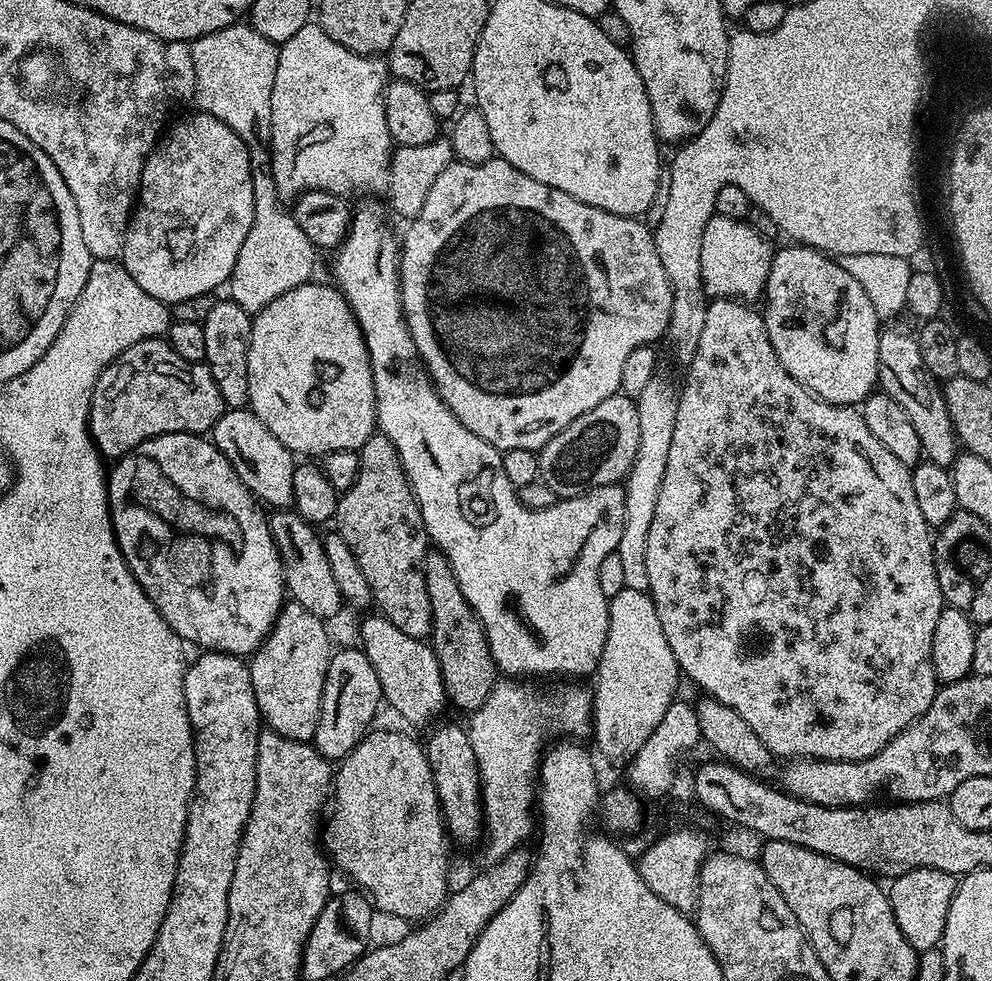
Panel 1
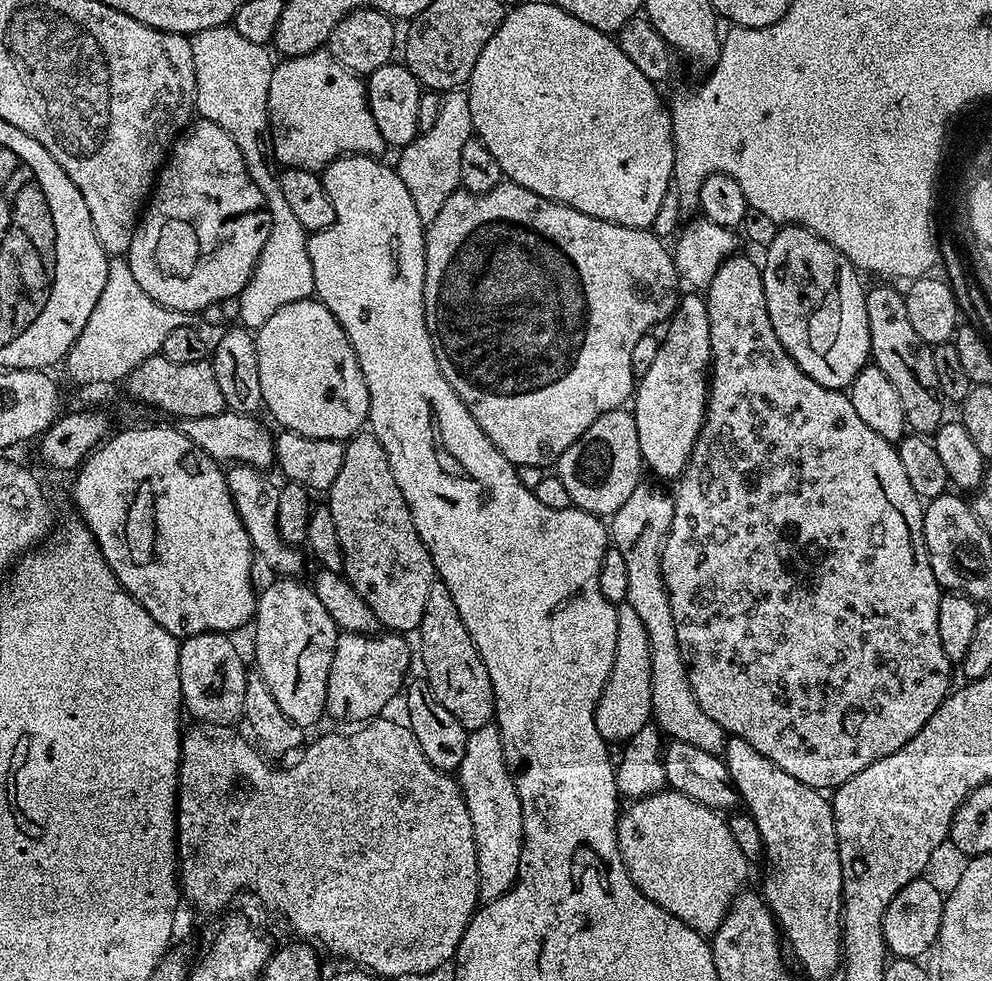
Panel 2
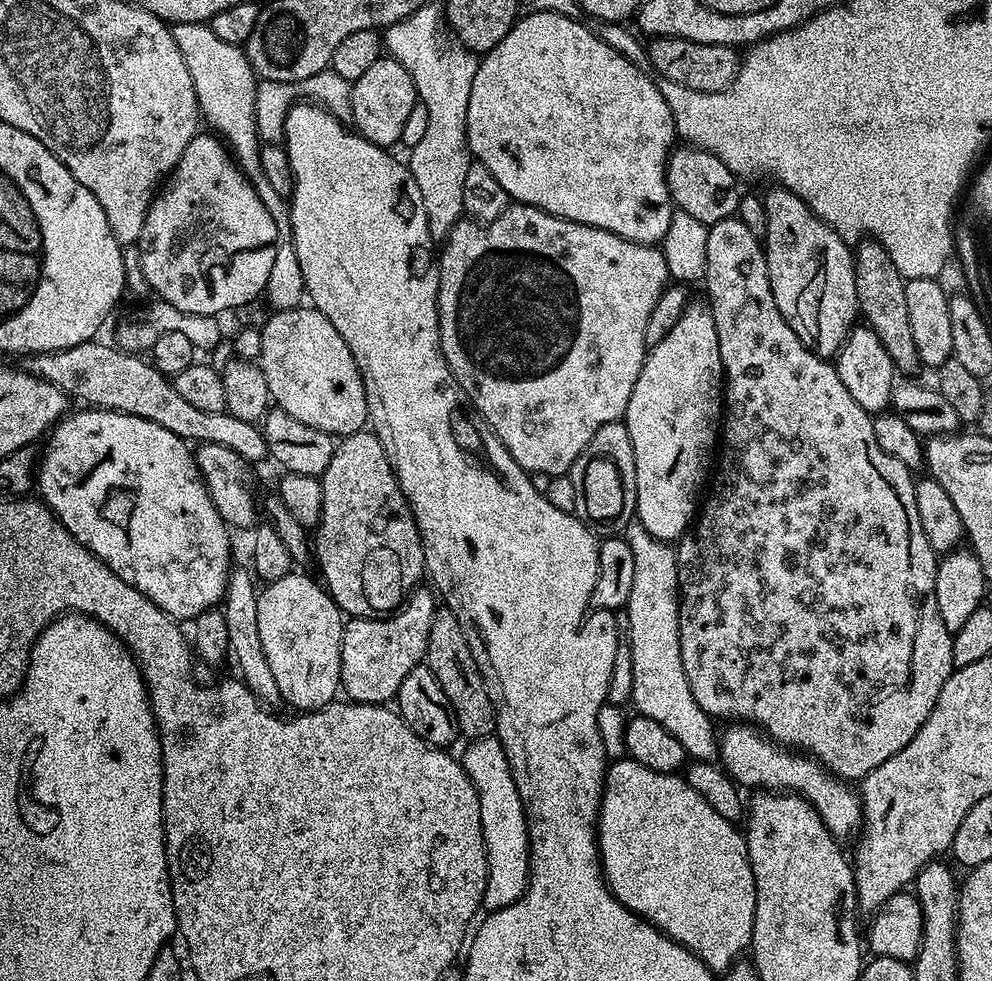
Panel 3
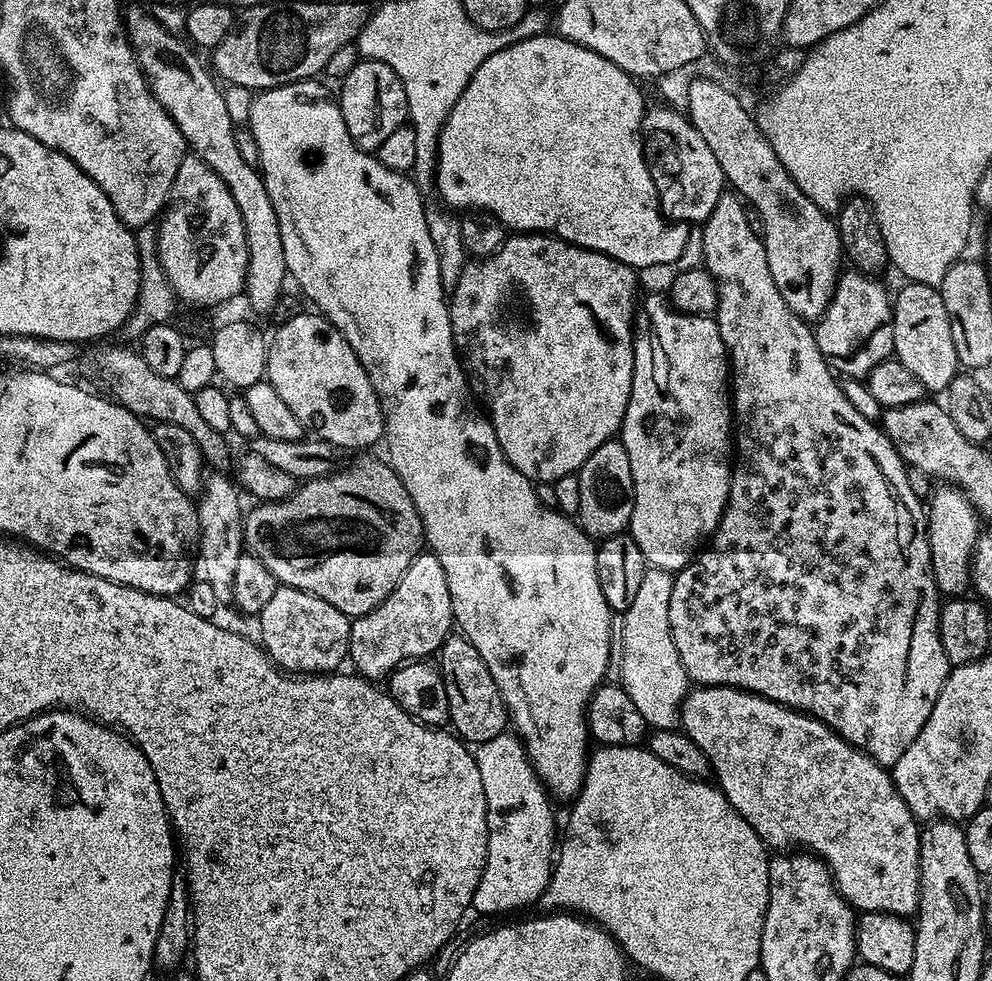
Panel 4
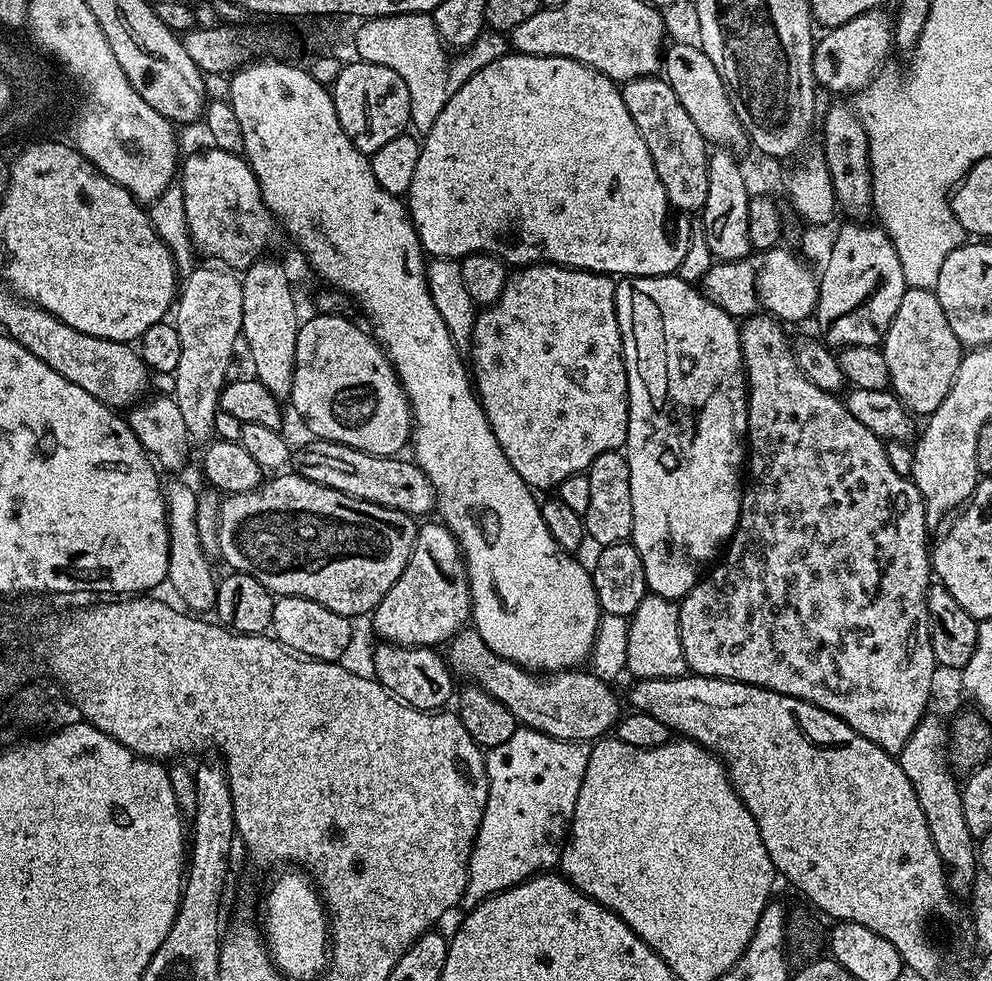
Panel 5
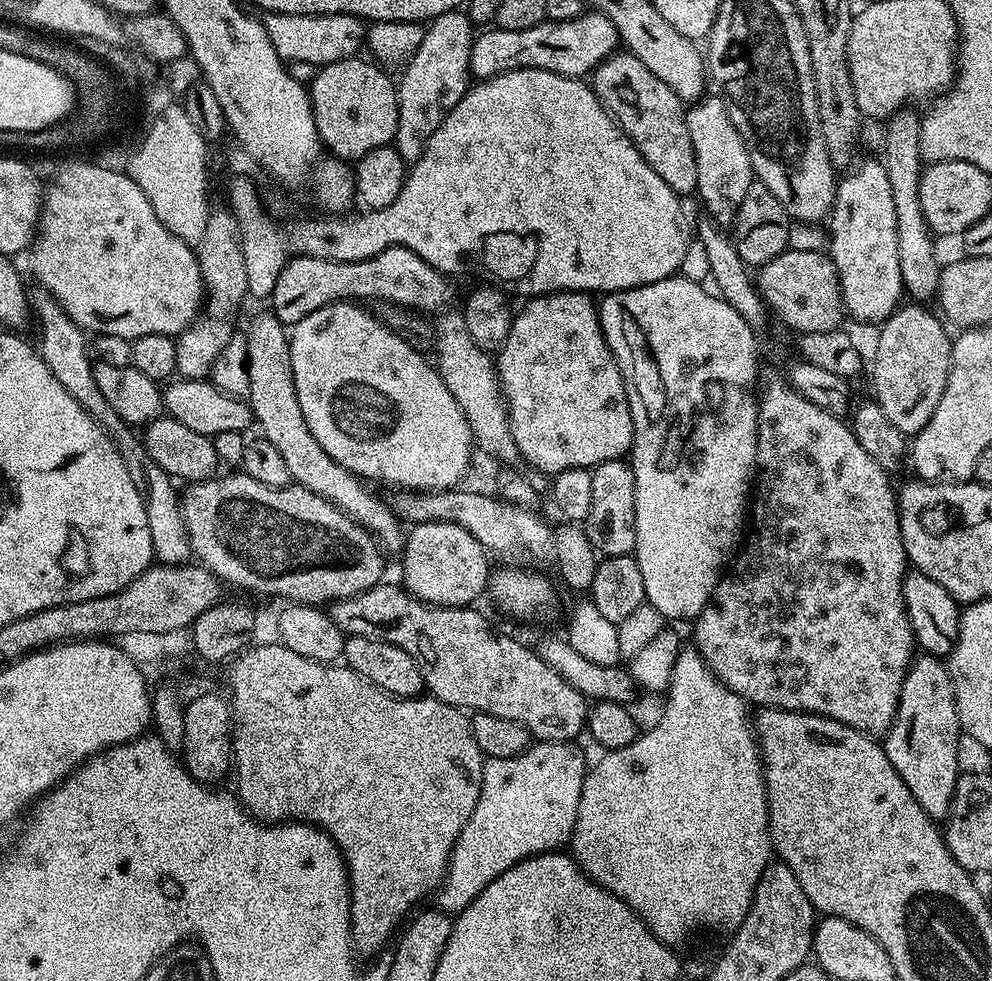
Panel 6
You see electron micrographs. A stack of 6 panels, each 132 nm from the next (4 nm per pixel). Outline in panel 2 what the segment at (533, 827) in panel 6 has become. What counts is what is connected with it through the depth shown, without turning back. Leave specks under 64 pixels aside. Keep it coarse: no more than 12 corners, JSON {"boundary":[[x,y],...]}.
{"boundary":[[495,723],[468,733],[458,783],[480,900],[516,883],[524,831]]}

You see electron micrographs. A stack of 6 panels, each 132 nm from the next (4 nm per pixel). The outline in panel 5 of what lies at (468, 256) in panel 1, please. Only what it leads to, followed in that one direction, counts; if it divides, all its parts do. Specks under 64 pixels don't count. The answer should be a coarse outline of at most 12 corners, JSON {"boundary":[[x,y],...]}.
{"boundary":[[529,264],[477,315],[506,462],[559,489],[628,443],[616,280]]}

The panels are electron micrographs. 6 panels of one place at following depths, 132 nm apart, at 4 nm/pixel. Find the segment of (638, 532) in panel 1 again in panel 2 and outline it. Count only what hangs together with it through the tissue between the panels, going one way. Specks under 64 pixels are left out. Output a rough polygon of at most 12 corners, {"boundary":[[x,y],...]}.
{"boundary":[[640,483],[610,518],[626,603],[650,634],[652,720],[720,756],[694,698],[660,565],[674,506]]}

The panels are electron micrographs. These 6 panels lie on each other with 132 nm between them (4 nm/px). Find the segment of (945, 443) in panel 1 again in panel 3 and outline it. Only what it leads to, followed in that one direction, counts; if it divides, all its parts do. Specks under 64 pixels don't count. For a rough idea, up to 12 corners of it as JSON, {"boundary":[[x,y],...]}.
{"boundary":[[875,242],[854,248],[859,315],[897,373],[922,368],[906,281]]}

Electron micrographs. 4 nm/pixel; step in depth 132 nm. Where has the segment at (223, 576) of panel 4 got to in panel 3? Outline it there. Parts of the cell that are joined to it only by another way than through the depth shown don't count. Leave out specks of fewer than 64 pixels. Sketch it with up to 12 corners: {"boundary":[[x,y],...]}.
{"boundary":[[233,567],[222,601],[230,660],[265,708],[282,701],[258,635],[258,584]]}

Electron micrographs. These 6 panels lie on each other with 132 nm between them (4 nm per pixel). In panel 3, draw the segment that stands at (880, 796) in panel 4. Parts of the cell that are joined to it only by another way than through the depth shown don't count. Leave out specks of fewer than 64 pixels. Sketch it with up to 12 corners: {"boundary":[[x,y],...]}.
{"boundary":[[747,722],[719,733],[741,789],[804,797],[837,840],[862,827],[857,789]]}

